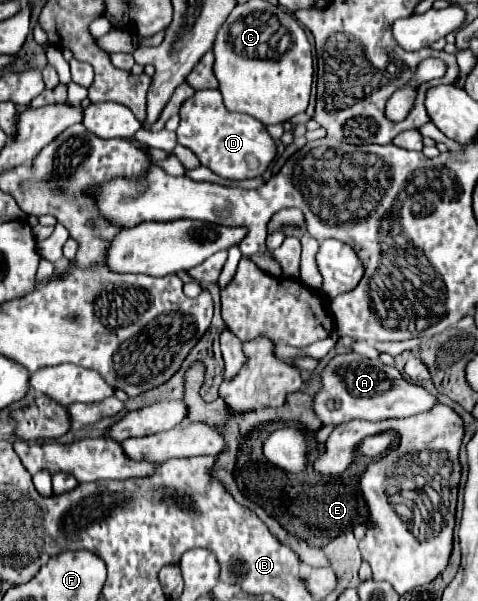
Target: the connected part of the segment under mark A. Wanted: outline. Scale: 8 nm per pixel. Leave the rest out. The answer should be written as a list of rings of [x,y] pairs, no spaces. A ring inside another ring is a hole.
[[[357,353],[333,357],[321,375],[321,381],[323,387],[313,397],[313,409],[323,425],[341,425],[351,419],[383,421],[391,417],[409,417],[425,413],[439,403],[427,389],[409,383],[399,369],[387,367],[381,361],[365,359]]]

